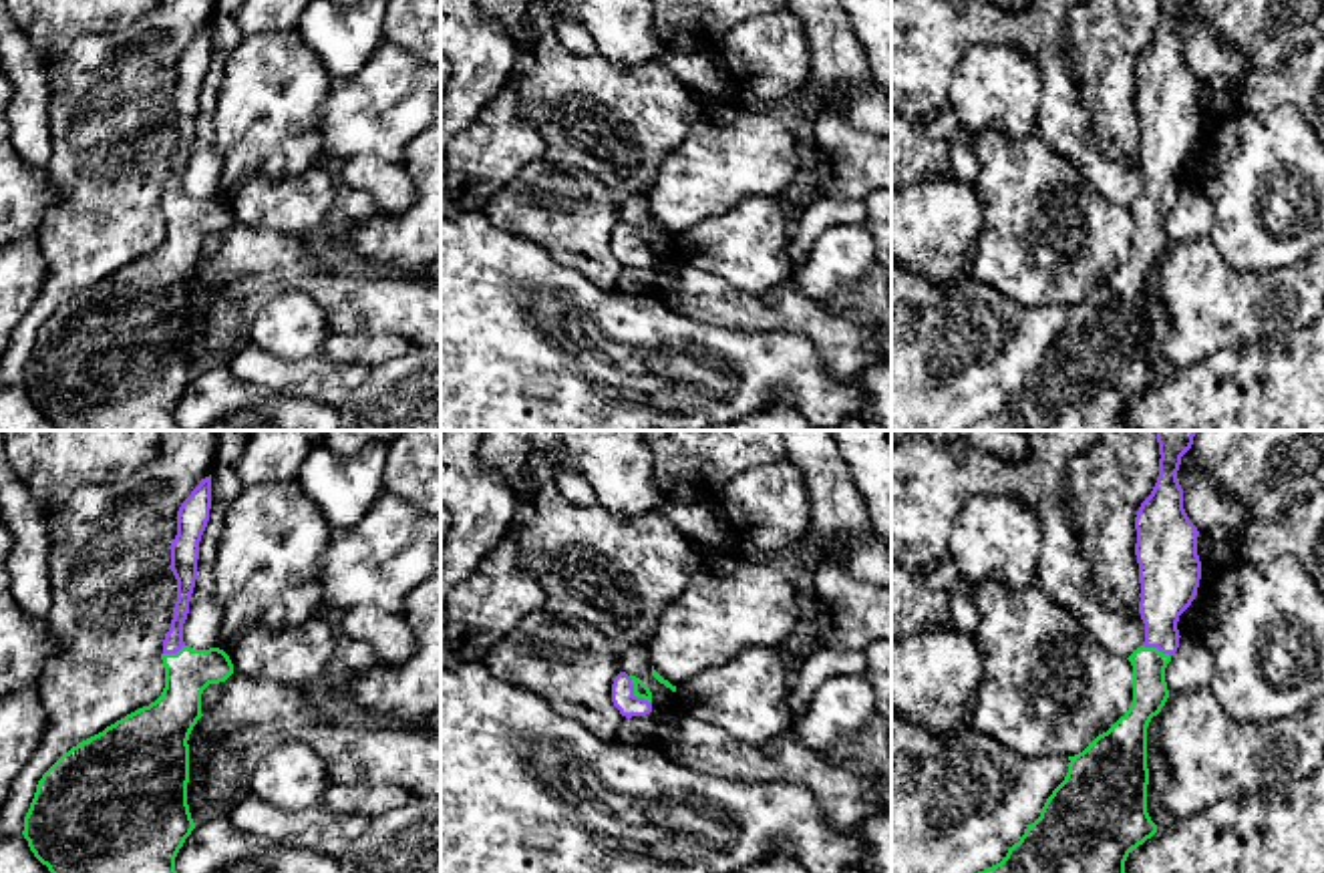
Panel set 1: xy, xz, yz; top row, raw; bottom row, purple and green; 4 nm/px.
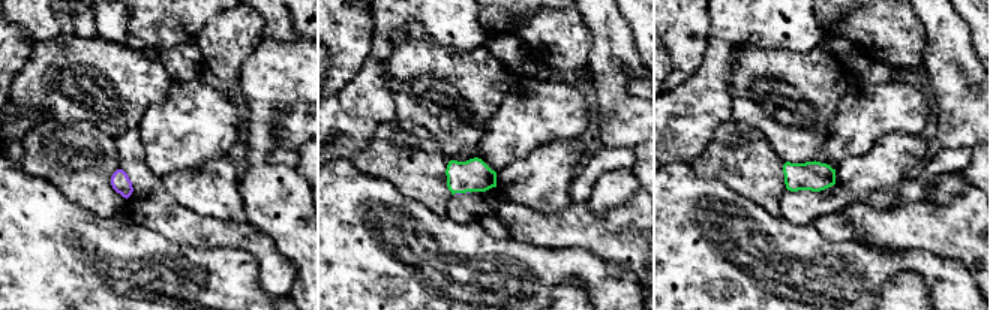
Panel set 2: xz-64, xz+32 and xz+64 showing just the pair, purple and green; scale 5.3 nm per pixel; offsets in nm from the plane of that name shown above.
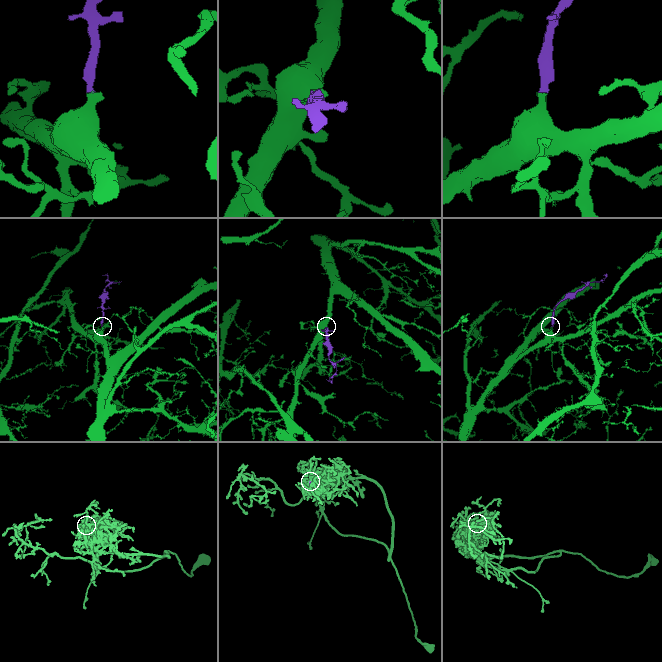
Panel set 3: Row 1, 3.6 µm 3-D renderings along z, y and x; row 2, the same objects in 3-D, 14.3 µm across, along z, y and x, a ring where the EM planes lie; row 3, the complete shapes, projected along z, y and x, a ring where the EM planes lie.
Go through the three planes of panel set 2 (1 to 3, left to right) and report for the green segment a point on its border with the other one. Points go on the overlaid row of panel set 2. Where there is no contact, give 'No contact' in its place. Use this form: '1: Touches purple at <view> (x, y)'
1: No contact
2: Touches purple at xz+32 (459, 193)
3: No contact

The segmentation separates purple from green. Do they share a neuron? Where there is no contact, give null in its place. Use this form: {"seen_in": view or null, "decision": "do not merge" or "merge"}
{"seen_in": "xz", "decision": "merge"}

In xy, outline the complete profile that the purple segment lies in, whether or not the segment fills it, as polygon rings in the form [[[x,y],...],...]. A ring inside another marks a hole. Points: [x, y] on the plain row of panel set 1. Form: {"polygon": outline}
{"polygon": [[[211,24],[201,28],[177,60],[177,84],[171,93],[177,151],[163,189],[165,237],[161,245],[72,296],[36,334],[22,384],[34,406],[58,430],[181,430],[175,406],[195,378],[187,354],[187,290],[203,266],[203,239],[233,223],[233,213],[223,199],[193,199],[183,191],[209,58]]]}

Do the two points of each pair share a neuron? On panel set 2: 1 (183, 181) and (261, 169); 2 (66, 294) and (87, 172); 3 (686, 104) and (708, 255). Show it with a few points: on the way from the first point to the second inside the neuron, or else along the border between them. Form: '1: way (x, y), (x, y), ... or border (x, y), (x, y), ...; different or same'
1: border (240, 175), (240, 199), (245, 210); different
2: border (53, 184), (68, 198), (99, 216), (116, 214); different
3: border (687, 162), (669, 163); different

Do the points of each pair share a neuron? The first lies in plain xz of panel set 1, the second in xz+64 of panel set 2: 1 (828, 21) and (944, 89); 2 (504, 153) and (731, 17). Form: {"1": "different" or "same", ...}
{"1": "same", "2": "same"}

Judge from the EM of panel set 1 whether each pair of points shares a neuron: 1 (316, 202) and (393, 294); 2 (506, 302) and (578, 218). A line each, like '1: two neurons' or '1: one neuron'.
1: two neurons
2: two neurons

